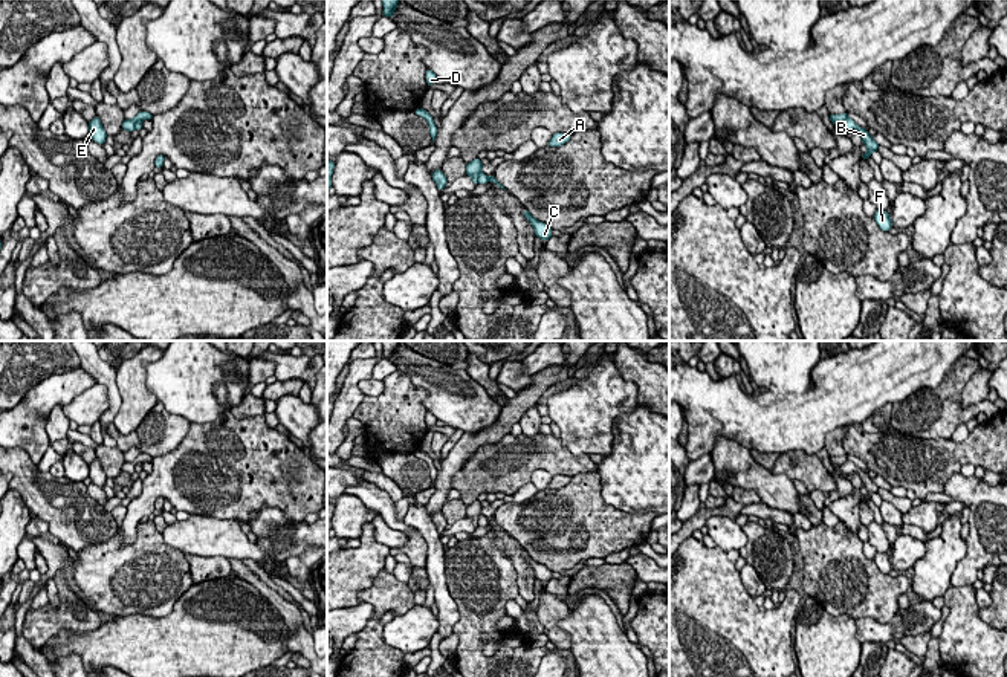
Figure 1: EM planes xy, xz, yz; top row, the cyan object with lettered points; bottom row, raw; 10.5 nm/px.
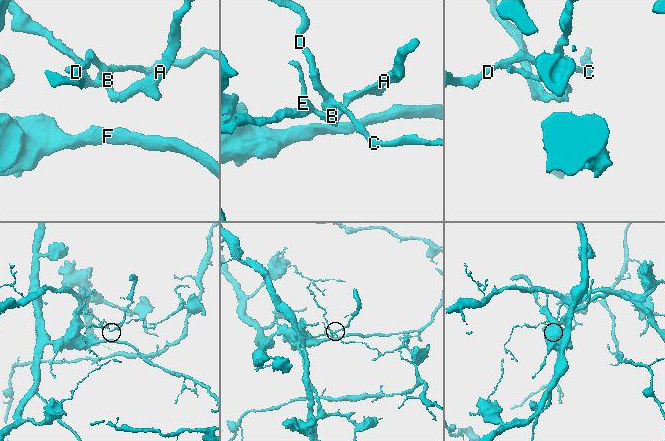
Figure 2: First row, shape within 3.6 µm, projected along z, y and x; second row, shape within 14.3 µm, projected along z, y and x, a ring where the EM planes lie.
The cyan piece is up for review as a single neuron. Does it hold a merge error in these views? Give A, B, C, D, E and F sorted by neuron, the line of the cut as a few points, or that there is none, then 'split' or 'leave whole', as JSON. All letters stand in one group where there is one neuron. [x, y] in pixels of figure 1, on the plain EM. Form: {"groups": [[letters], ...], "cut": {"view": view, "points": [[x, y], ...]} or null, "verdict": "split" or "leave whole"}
{"groups": [["A", "B", "E", "F"], ["C", "D"]], "cut": {"view": "yz", "points": [[847, 459], [839, 466]]}, "verdict": "split"}

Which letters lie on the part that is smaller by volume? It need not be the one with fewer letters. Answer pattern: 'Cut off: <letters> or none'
Cut off: C, D

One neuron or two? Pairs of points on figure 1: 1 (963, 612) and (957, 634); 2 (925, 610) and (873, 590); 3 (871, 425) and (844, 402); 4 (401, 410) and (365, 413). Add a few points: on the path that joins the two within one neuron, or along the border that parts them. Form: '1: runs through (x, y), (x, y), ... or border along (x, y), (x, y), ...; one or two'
1: runs through (963, 618), (963, 628); one
2: border along (899, 608), (887, 622), (864, 618); two
3: border along (891, 402), (879, 407), (862, 424); two
4: runs through (391, 413), (375, 413); one

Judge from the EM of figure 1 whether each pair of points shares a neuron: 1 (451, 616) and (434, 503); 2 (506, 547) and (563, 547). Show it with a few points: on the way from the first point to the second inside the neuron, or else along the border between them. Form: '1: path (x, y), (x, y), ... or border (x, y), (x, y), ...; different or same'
1: border (424, 506), (431, 518); different
2: border (506, 531), (526, 550); different

